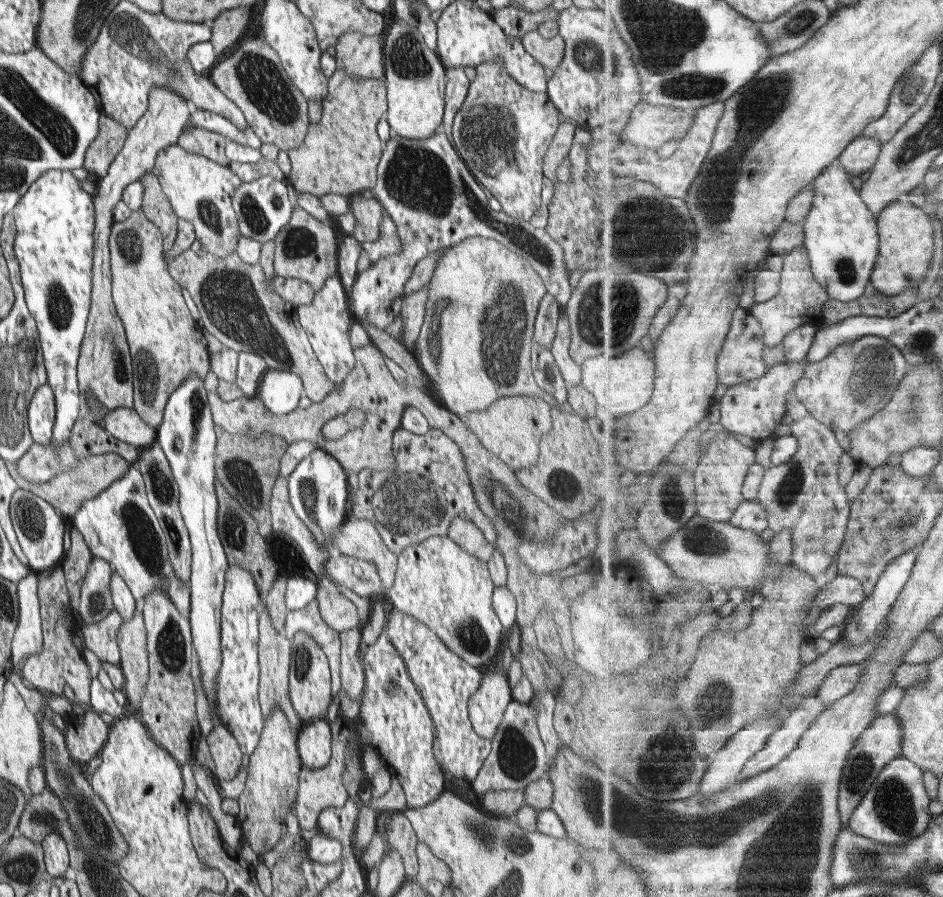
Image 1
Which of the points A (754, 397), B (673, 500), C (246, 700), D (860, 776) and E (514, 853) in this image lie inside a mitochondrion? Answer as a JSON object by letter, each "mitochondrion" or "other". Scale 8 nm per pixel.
{"A":"other","B":"mitochondrion","C":"other","D":"mitochondrion","E":"mitochondrion"}

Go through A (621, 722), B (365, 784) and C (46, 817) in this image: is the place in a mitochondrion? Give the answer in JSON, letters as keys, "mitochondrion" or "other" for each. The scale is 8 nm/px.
{"A":"other","B":"other","C":"mitochondrion"}

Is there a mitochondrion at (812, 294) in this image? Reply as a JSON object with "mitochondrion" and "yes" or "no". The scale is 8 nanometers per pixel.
{"mitochondrion":"no"}

